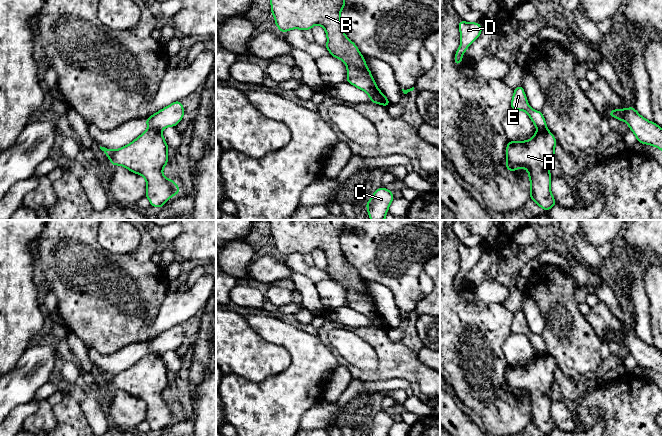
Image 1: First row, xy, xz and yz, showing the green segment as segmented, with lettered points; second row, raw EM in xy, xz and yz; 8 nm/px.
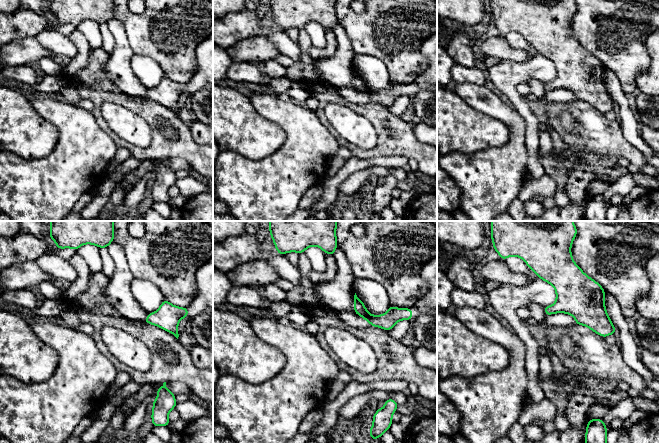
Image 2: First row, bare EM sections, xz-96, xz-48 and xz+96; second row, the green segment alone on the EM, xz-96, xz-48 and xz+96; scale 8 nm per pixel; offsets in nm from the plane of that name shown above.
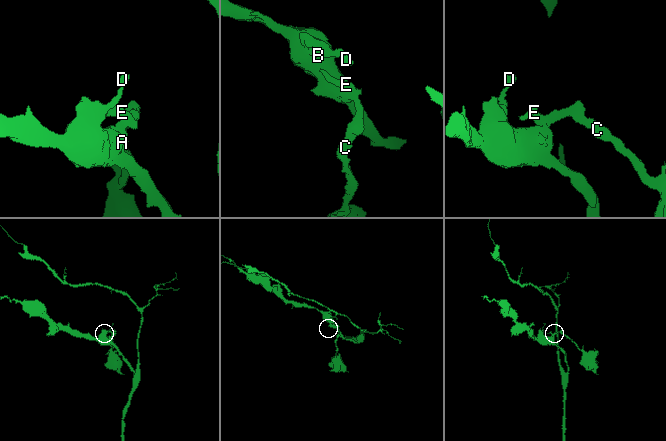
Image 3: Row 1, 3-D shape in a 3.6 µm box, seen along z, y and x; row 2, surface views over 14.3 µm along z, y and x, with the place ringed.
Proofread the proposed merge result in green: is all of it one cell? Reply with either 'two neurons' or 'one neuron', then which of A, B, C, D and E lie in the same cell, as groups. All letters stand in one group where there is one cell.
two neurons; A B D / C E

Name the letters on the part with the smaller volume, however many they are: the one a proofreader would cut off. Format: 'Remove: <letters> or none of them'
Remove: C, E

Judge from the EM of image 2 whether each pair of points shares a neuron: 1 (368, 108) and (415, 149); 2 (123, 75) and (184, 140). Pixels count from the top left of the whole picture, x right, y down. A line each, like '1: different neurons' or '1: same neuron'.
1: same neuron
2: different neurons

